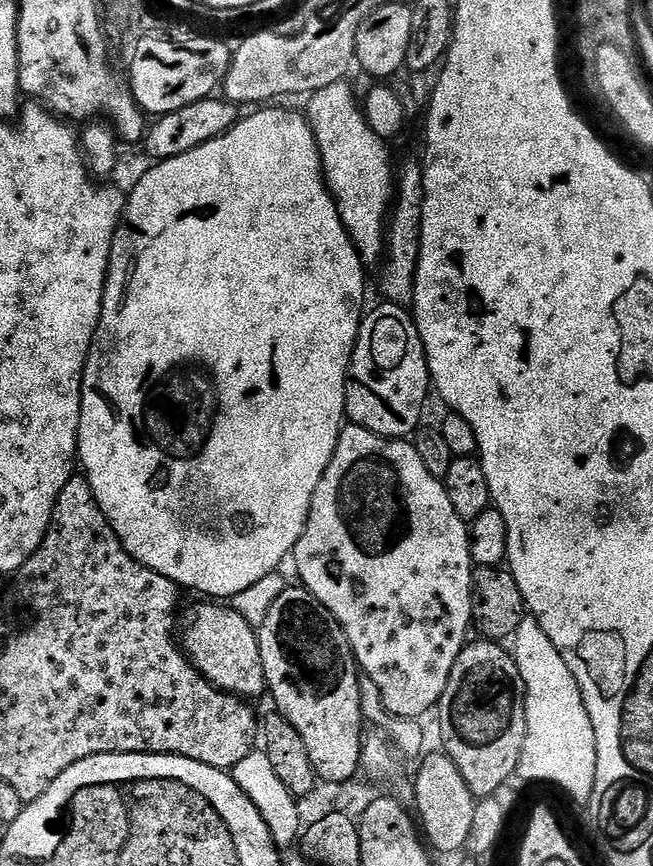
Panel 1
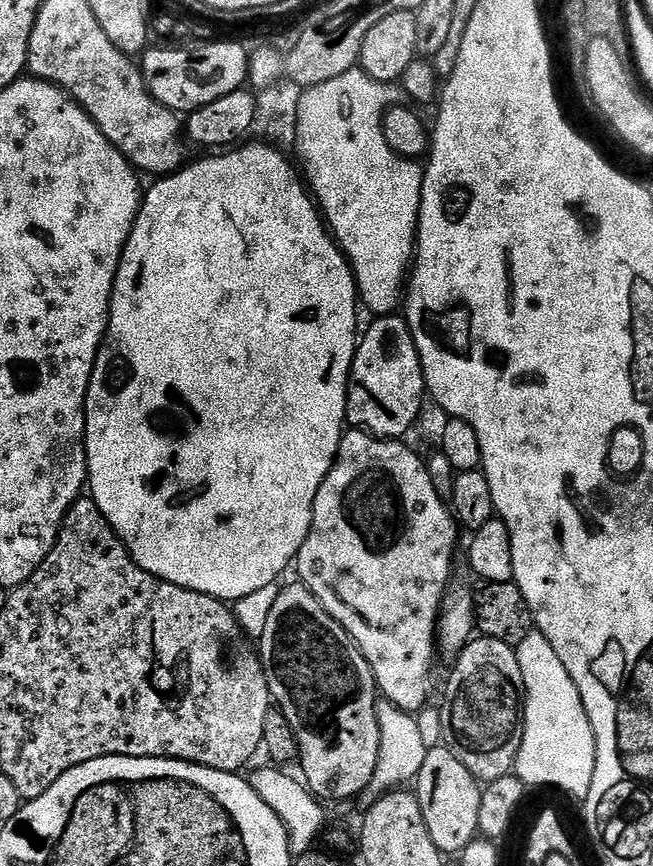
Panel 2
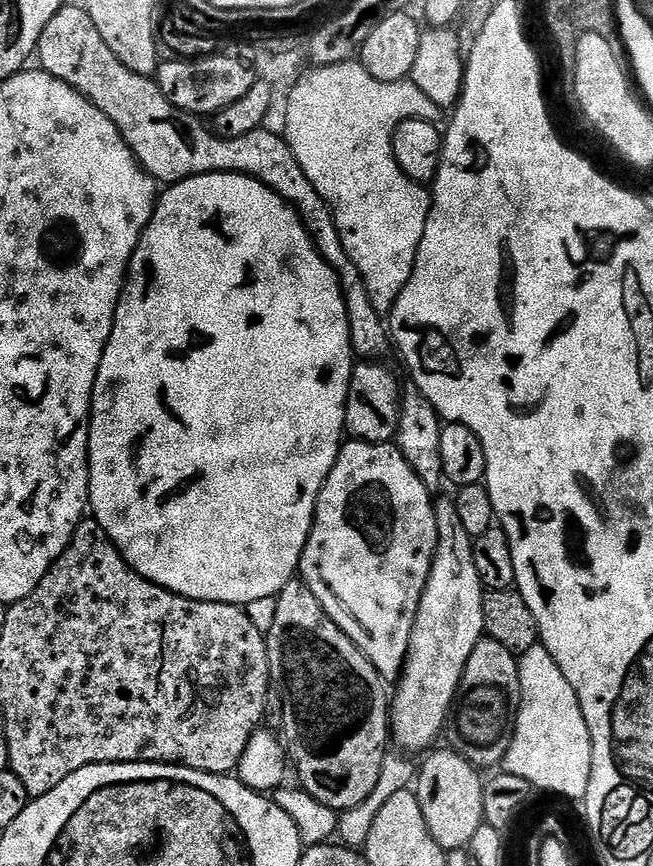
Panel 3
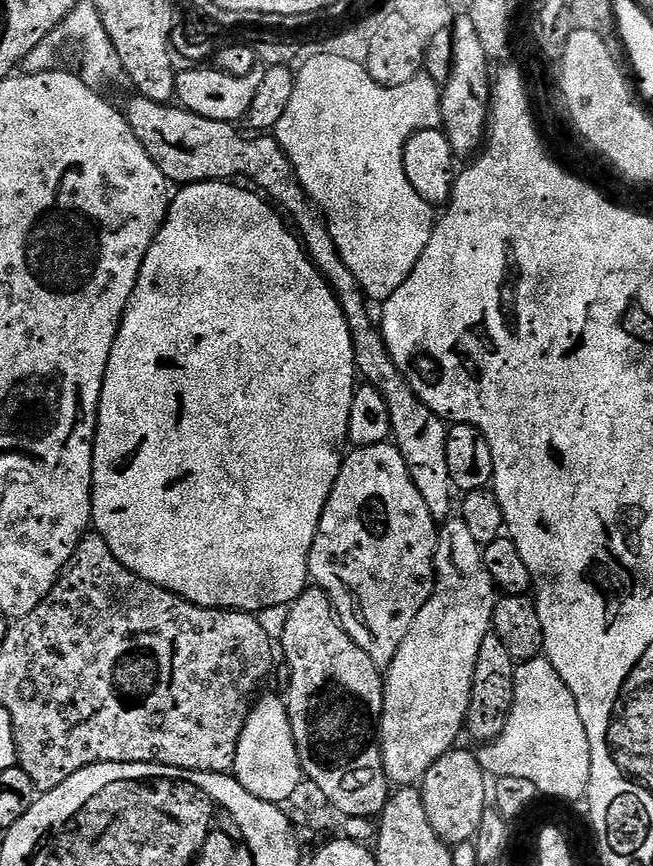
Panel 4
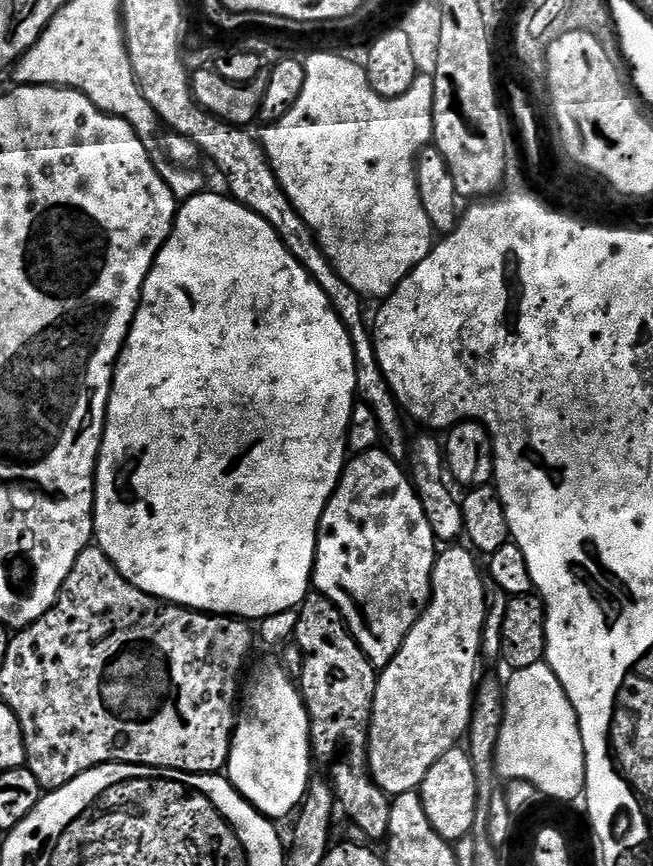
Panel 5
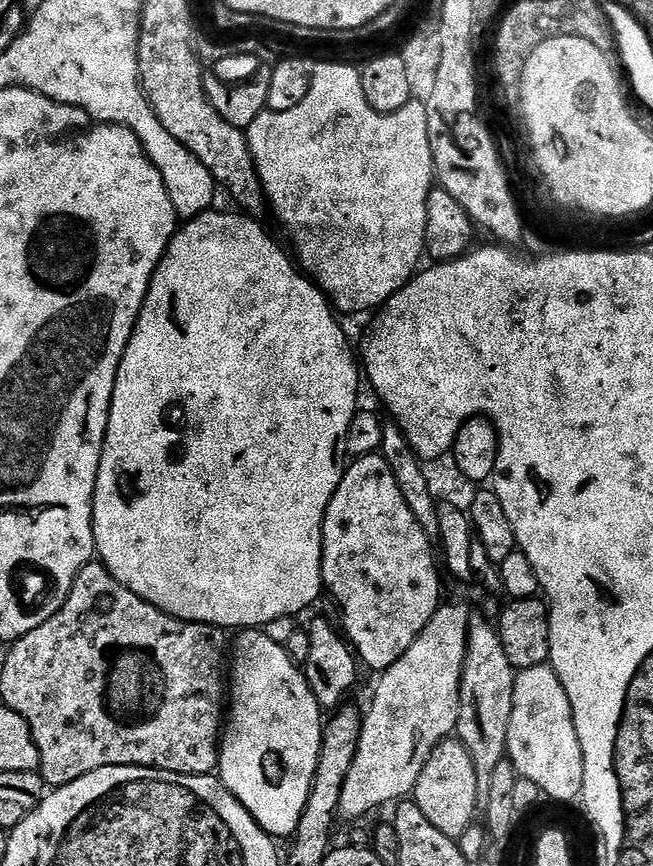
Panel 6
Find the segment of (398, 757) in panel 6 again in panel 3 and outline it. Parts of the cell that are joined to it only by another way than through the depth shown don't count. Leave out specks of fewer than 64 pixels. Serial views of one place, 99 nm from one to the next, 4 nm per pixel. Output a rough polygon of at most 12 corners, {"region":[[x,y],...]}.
{"region":[[451,495],[390,700],[397,749],[441,739],[486,589]]}

